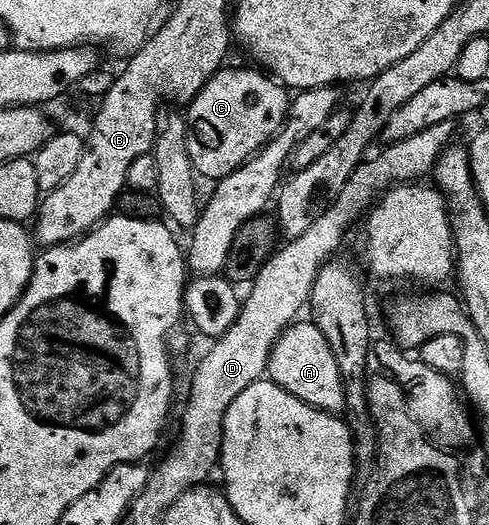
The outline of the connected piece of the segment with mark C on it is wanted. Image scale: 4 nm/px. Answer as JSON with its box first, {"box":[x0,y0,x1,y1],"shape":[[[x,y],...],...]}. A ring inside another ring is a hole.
{"box":[185,68,291,180],"shape":[[[223,68],[214,78],[207,80],[199,96],[195,96],[195,100],[187,106],[189,114],[187,113],[185,139],[193,161],[193,169],[202,179],[220,180],[231,176],[244,162],[254,158],[281,131],[289,116],[291,94],[280,82],[260,69],[257,69],[258,71],[229,69]]]}

